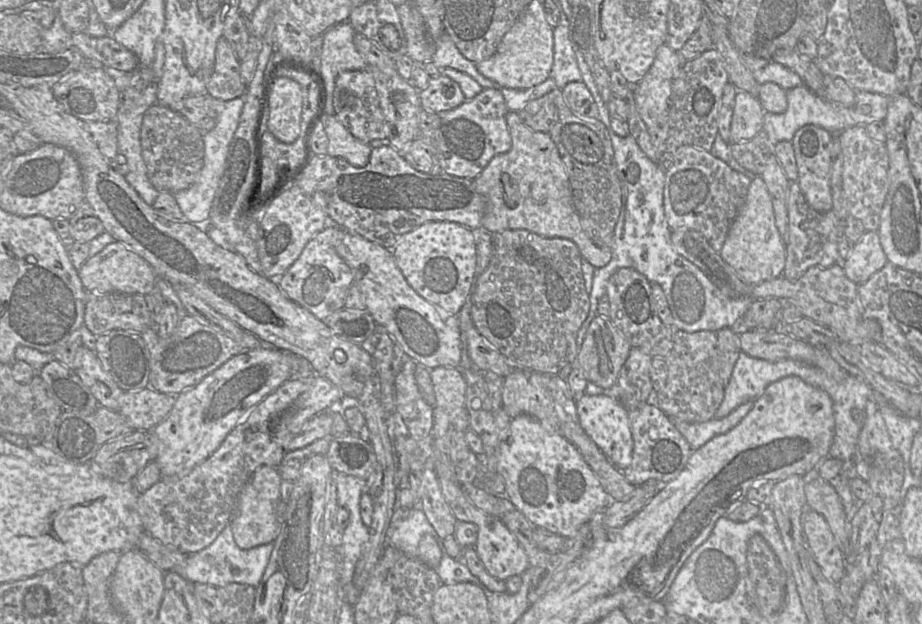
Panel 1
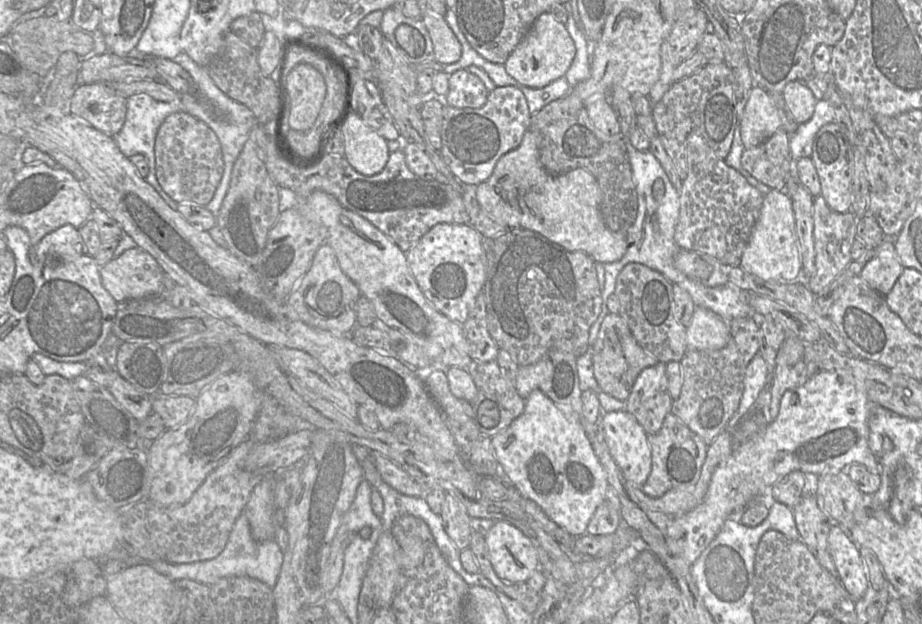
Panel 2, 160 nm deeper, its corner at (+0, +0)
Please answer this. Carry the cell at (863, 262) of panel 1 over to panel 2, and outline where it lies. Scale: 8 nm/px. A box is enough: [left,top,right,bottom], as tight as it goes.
[859,238,904,295]

